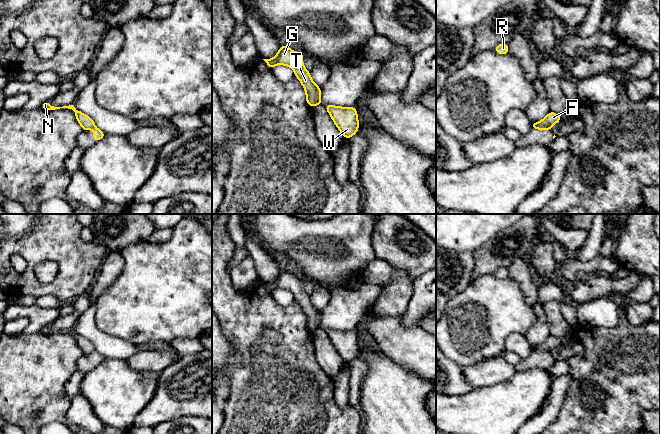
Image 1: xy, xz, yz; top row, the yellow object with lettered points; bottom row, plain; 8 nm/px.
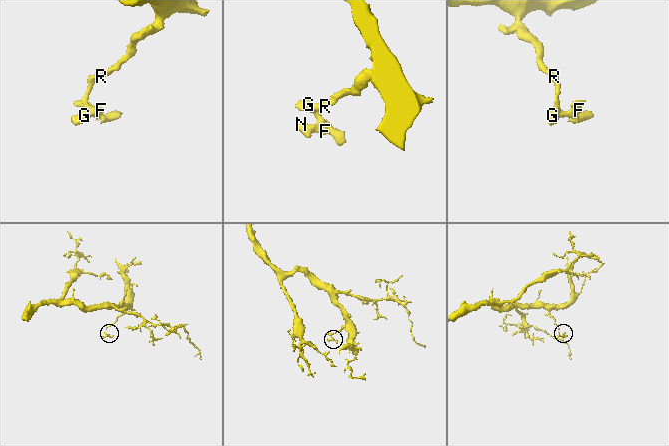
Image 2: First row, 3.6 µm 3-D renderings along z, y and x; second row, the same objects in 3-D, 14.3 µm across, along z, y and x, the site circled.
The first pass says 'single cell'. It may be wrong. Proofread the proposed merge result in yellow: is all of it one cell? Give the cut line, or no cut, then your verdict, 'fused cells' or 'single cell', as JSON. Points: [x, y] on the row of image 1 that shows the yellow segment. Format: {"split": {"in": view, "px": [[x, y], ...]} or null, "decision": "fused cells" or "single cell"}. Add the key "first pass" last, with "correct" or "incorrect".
{"split": {"in": "xz", "px": [[318, 87], [317, 103]]}, "decision": "fused cells", "first pass": "incorrect"}

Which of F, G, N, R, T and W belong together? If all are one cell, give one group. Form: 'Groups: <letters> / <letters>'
Groups: F G N R T / W

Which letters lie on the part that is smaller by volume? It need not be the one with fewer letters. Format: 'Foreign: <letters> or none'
Foreign: W

